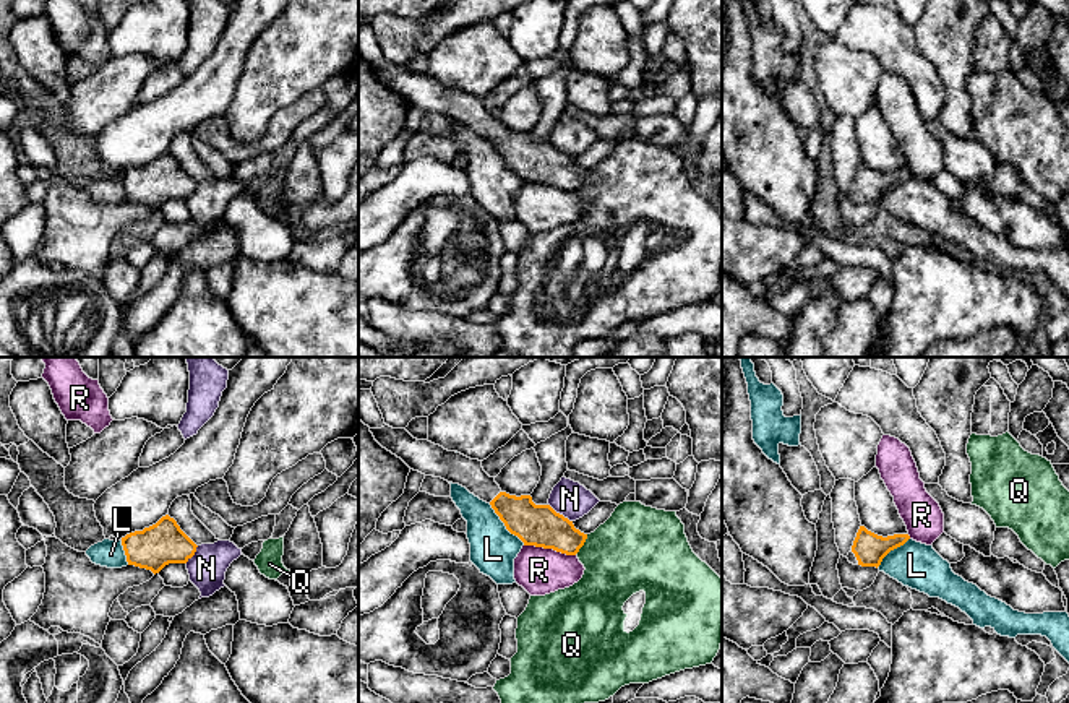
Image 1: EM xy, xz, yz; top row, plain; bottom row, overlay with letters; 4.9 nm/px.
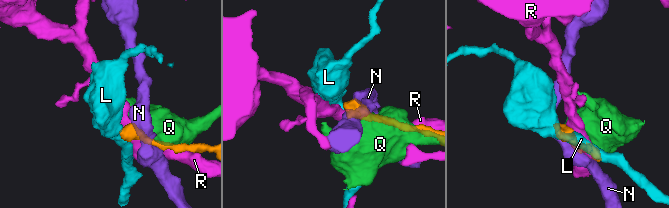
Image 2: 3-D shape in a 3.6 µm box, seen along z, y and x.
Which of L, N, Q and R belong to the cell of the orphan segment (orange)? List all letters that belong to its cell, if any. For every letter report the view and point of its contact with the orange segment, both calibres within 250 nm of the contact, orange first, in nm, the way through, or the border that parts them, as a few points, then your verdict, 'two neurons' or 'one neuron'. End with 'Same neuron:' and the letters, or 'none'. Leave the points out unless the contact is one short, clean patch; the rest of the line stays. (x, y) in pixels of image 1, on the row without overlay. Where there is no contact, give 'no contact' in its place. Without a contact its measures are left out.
L: contact xz (505, 161); calibres 200 and 220 nm; border xz (489, 140), (503, 161), (524, 181); two neurons
N: contact xz (558, 150); calibres 200 and 180 nm; two neurons
Q: contact xz (583, 181); calibres 200 and 400 nm; two neurons
R: contact xz (550, 184); calibres 200 and 220 nm; two neurons
Same neuron: none

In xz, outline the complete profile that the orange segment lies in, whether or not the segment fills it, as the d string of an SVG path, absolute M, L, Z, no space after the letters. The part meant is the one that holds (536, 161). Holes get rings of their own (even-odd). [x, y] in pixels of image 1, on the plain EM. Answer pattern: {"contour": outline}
{"contour": "M384 62L370 68L410 106L459 120L490 140L506 166L524 182L553 185L566 192L576 192L584 182L587 170L576 166L573 157L550 141L535 141L530 132L516 133L503 128L495 114L483 107L482 97L448 88L428 76L417 76L406 65Z"}

